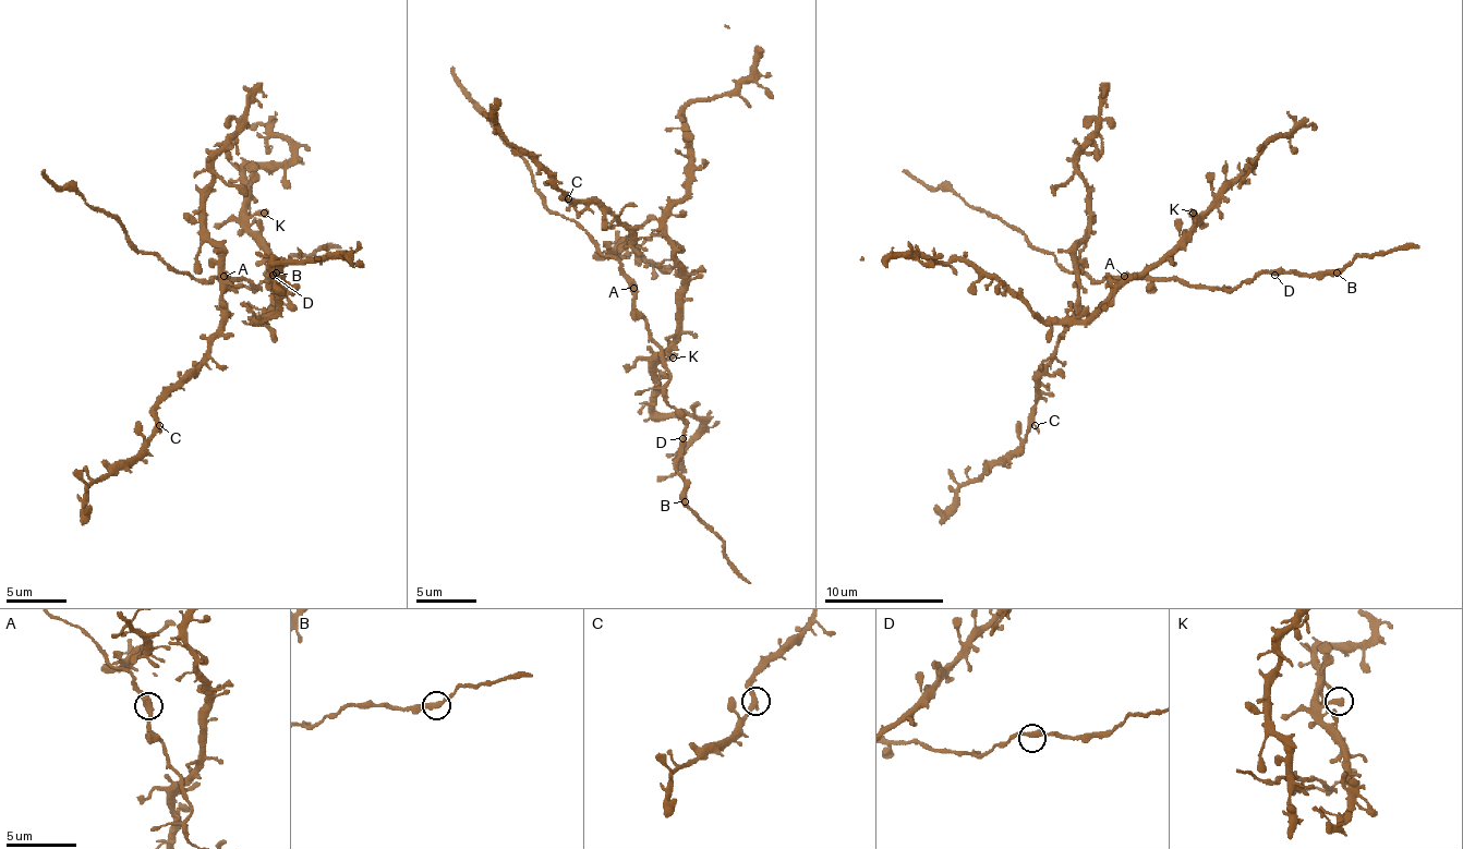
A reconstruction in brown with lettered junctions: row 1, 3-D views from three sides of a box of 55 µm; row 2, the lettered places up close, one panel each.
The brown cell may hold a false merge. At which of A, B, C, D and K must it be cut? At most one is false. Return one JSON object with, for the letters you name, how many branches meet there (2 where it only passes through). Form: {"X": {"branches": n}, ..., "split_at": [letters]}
{"split_at": []}

